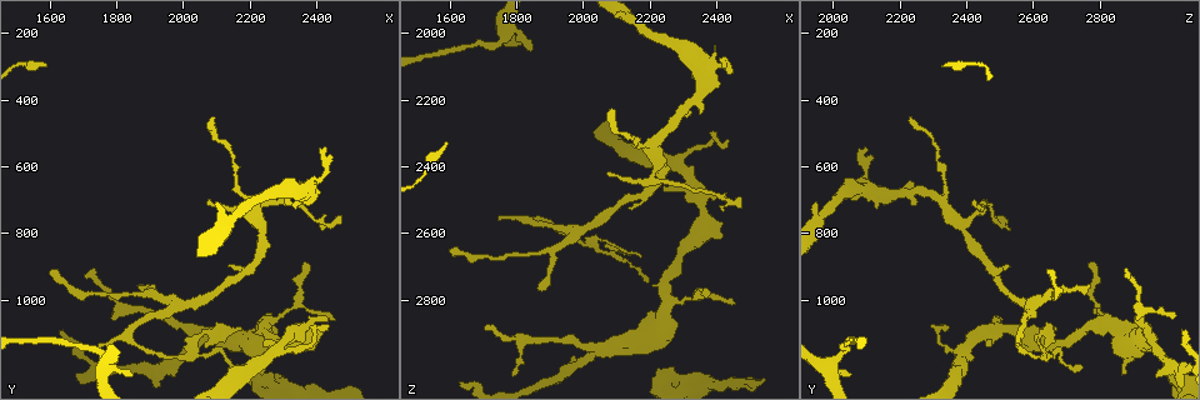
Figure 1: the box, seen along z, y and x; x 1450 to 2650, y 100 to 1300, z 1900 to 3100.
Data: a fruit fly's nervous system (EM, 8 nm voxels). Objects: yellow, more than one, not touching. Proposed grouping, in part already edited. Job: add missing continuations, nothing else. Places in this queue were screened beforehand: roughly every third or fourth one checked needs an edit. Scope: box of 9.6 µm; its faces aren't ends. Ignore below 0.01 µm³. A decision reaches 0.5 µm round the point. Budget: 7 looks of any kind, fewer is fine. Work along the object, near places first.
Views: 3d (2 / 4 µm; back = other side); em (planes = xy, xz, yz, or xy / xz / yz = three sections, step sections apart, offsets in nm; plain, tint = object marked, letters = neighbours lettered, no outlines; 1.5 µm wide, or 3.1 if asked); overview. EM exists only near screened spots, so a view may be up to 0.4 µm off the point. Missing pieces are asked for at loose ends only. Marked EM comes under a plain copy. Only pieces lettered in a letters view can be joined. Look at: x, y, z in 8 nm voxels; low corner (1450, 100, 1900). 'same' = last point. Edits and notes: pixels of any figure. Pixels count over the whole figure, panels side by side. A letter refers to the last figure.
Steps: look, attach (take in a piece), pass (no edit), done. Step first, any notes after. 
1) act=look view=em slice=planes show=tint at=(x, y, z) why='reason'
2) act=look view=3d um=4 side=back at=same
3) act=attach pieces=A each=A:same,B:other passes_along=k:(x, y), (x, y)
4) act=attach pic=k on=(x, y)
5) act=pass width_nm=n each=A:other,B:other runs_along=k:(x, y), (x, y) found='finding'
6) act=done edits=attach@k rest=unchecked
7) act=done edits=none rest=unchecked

act=look view=em slice=xz step=4 show=letters at=(1870, 950, 2770) why='an open end'

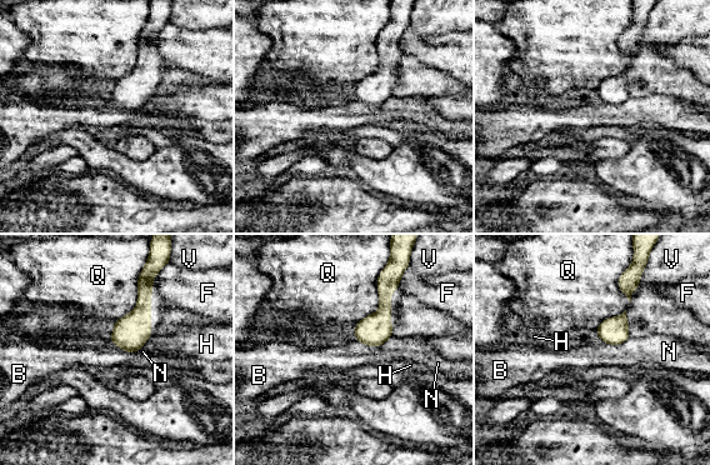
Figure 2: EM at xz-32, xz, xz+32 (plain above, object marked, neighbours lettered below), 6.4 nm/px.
act=look view=em slice=planes show=letters at=same

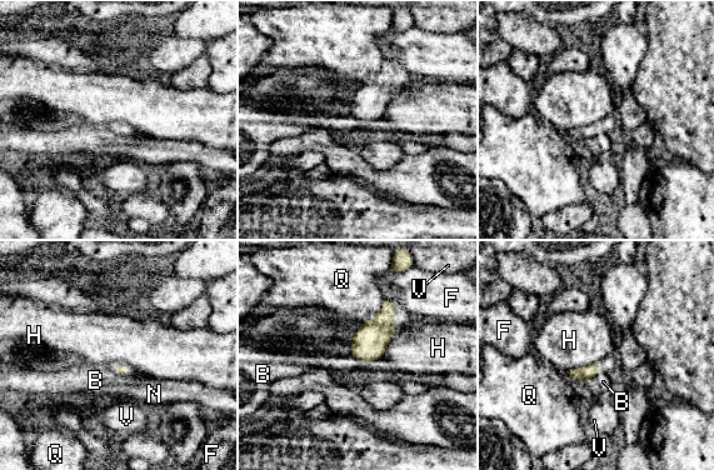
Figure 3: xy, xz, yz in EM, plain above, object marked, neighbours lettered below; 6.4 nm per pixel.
act=pass each=B:other,F:other,H:other,N:other,Q:other,V:other found='no lettered piece goes on from it'

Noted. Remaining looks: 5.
act=look view=em slice=planes show=letters at=(2280, 1220, 3010) why='free end'

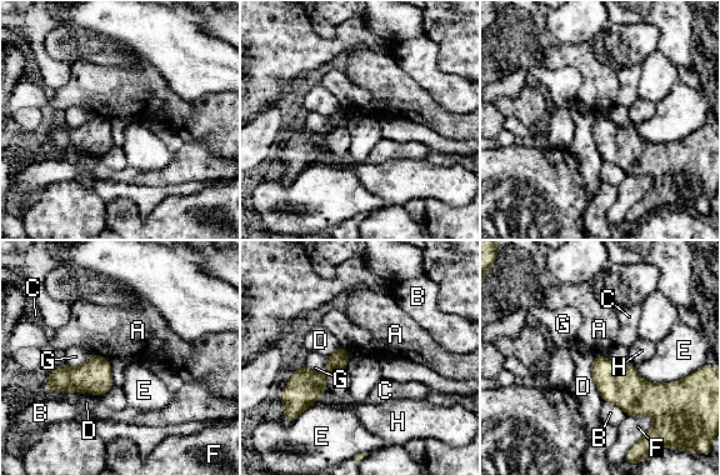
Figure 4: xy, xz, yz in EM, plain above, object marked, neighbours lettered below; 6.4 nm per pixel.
act=pass each=A:other,B:other,C:other,D:other,E:other,F:other,G:other,H:other border=4:(93, 353), (108, 360) found='none of them fits'

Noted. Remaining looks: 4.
act=look view=em slice=planes show=letters at=(2410, 550, 2080) why='branch stops here'

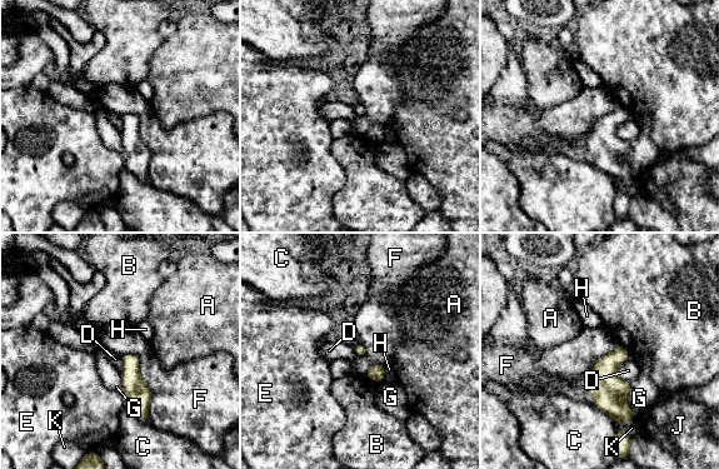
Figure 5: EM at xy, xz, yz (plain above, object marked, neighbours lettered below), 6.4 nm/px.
act=pass width_nm=90 each=A:other,B:other,C:other,D:other,E:other,F:other,G:other,H:other,J:other,K:other border=5:(629, 357), (617, 368), (629, 383) found='no lettered piece goes on from it'

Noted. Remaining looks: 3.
act=done edits=none rest=unchecked

